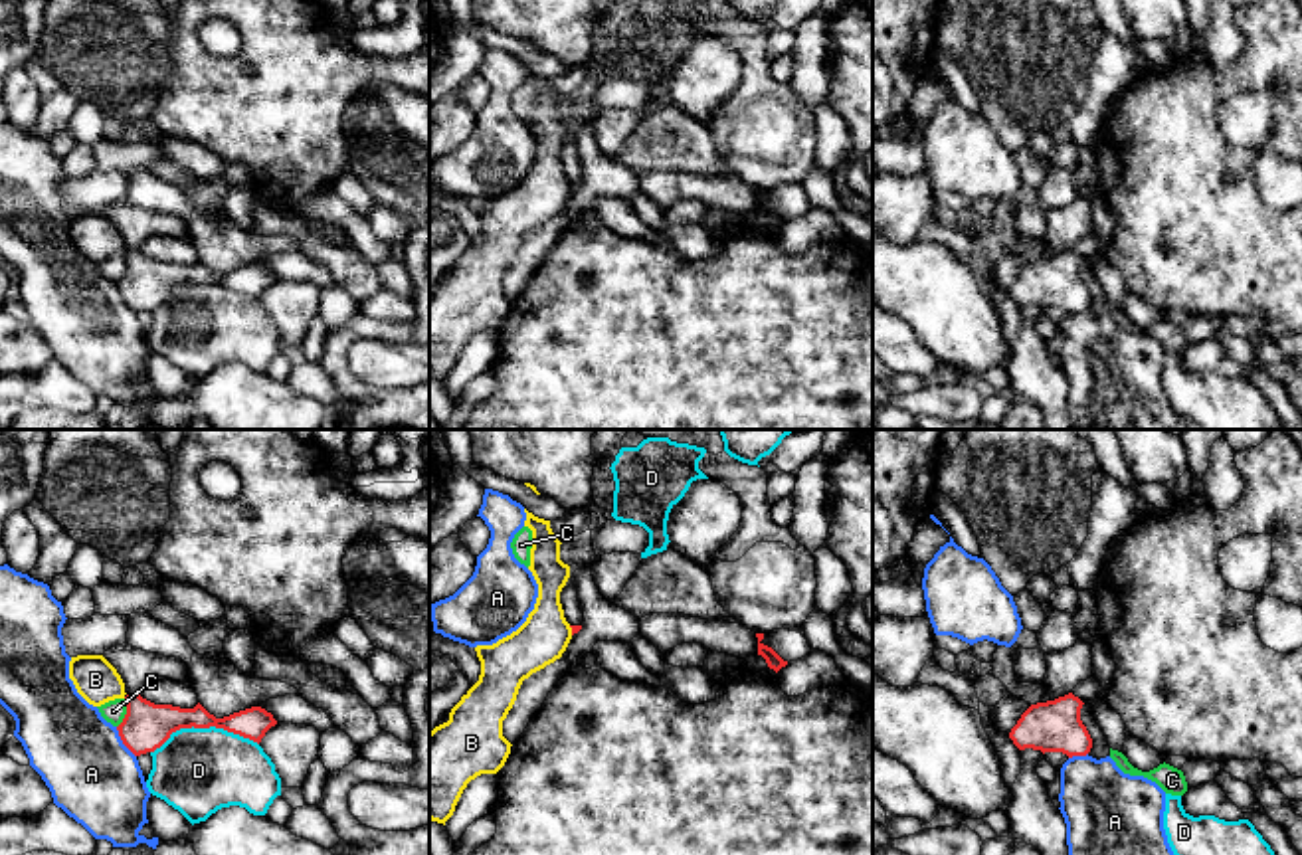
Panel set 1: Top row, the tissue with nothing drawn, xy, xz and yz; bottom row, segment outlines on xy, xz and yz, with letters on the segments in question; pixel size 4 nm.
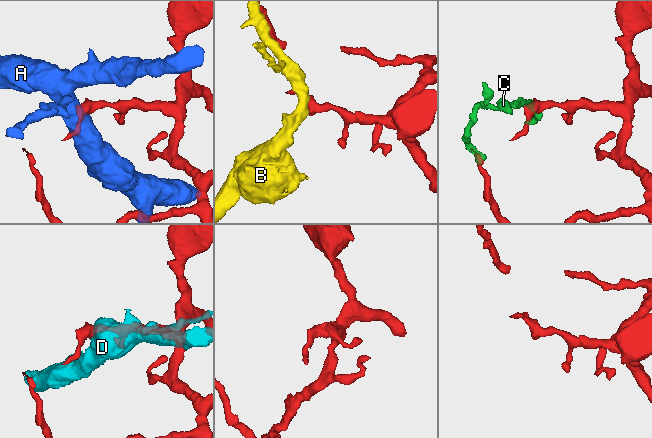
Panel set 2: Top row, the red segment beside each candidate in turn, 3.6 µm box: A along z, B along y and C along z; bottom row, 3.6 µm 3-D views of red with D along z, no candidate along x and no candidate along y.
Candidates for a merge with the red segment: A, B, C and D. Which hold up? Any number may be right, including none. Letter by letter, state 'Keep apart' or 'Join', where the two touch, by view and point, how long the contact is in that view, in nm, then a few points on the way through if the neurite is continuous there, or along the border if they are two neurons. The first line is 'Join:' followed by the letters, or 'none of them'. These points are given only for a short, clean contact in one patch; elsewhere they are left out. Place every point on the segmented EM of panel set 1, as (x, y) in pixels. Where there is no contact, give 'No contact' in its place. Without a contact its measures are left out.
Join: none of them
A: Keep apart. Touches red at xy (123, 743). Shared border 150 nm
B: Keep apart. Touches red at xz (572, 630). Shared border 40 nm. Boundary: xz (568, 626), (572, 634)
C: Keep apart. Touches red at xy (127, 713). Shared border 120 nm. Boundary: xy (125, 699), (125, 717), (117, 727)
D: Keep apart. Touches red at xy (204, 727). Shared border 440 nm. Boundary: xy (258, 743), (214, 727), (181, 727), (151, 753)

